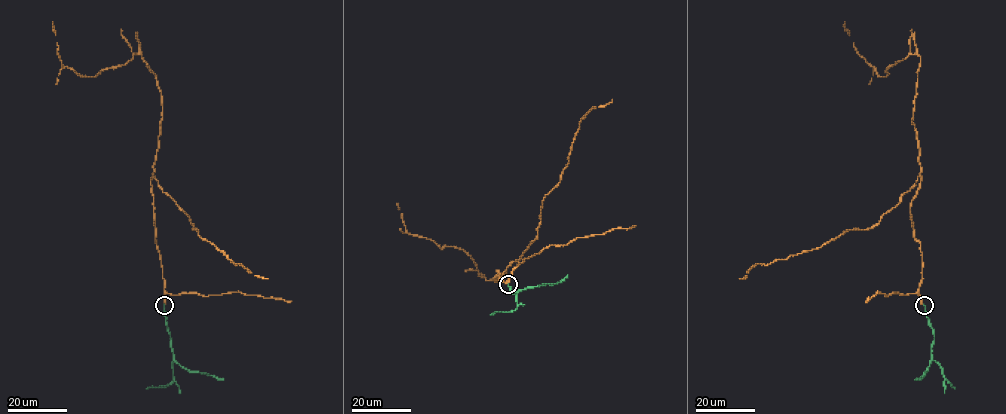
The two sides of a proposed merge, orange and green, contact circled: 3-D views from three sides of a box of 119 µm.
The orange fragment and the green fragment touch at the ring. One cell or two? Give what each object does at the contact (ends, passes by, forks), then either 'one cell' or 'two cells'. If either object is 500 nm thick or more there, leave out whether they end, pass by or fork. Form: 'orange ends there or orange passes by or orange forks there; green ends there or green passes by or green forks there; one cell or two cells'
orange ends there; green ends there; one cell

